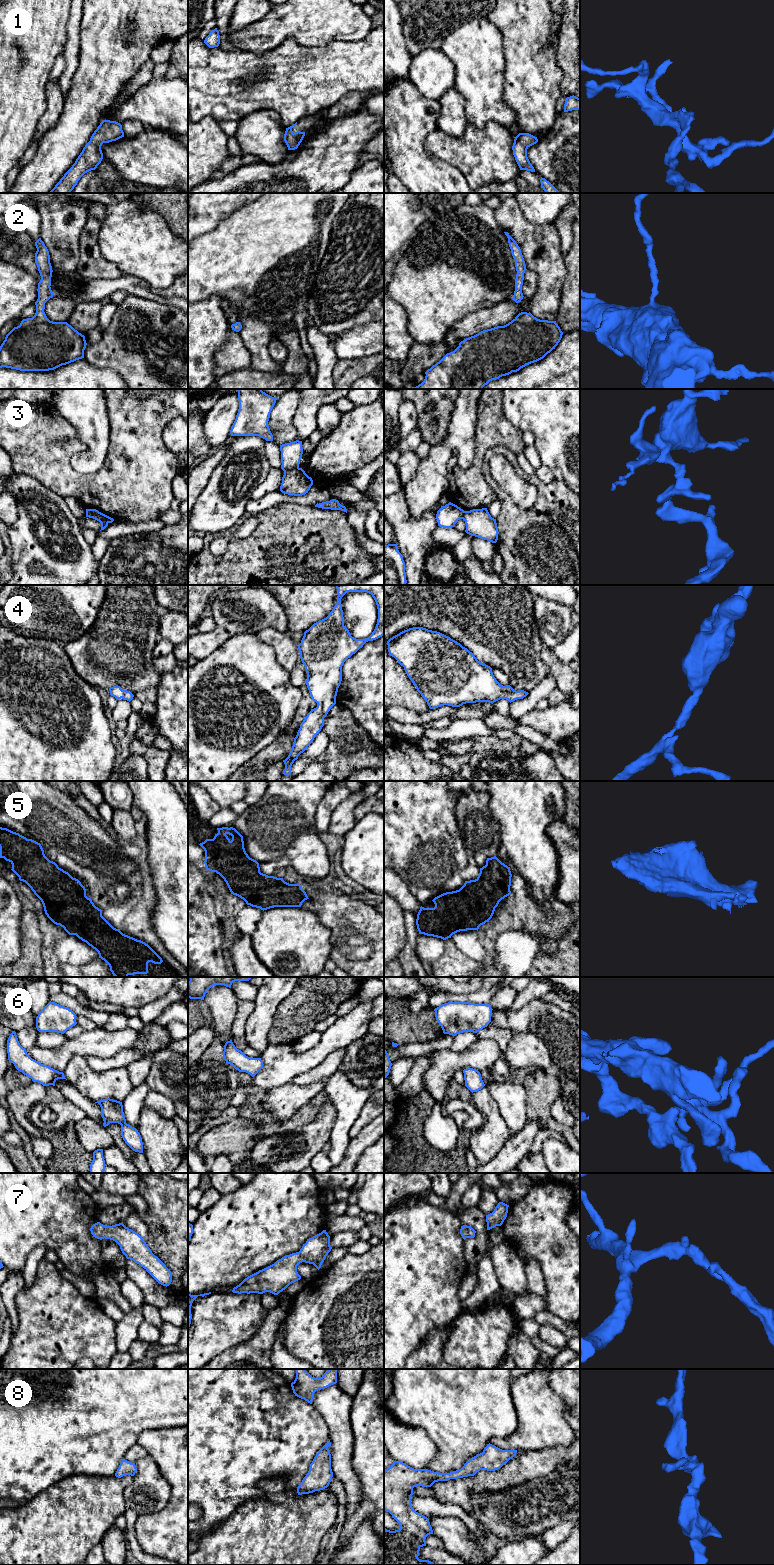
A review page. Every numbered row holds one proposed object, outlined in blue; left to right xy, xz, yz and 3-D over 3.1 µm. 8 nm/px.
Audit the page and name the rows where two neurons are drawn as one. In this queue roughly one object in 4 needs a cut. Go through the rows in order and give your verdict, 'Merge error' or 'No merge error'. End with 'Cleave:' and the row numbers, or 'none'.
1: No merge error
2: No merge error
3: Merge error
4: No merge error
5: No merge error
6: No merge error
7: No merge error
8: No merge error
Cleave: 3

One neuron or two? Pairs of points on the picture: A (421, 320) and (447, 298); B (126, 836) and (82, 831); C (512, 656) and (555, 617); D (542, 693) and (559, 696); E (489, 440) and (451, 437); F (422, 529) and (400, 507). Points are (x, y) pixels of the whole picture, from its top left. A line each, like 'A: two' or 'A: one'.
A: one
B: two
C: two
D: two
E: two
F: one

